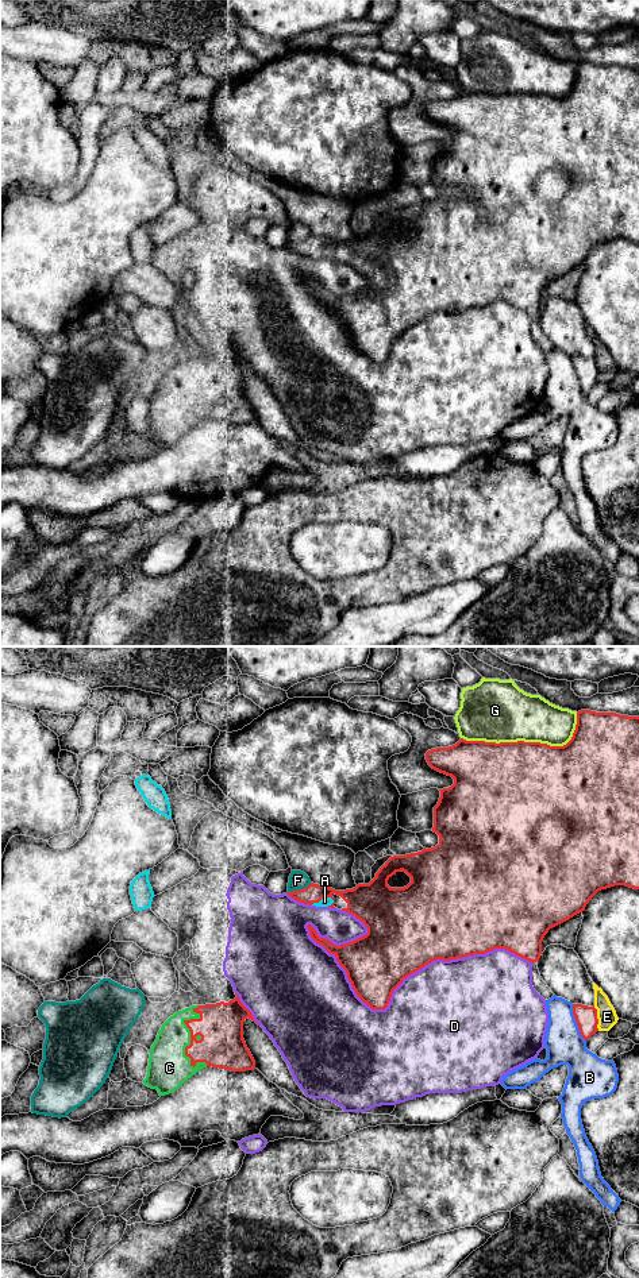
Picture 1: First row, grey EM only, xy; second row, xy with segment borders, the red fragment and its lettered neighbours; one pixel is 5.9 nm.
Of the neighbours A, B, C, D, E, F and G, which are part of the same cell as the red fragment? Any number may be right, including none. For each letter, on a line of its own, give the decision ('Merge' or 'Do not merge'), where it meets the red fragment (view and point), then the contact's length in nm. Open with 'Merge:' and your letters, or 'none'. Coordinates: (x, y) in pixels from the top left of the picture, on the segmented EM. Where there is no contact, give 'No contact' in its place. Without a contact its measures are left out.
Merge: A, C
A: Merge. Touches red at xy (322, 898). Shared border 140 nm
B: Do not merge. Touches red at xy (577, 1023). Shared border 240 nm
C: Merge. Touches red at xy (189, 1030). Shared border 380 nm
D: Do not merge. Touches red at xy (404, 977). Shared border 1350 nm
E: Do not merge. Touches red at xy (596, 1018). Shared border 160 nm
F: Do not merge. Touches red at xy (299, 890). Shared border 160 nm
G: Do not merge. Touches red at xy (528, 742). Shared border 700 nm

